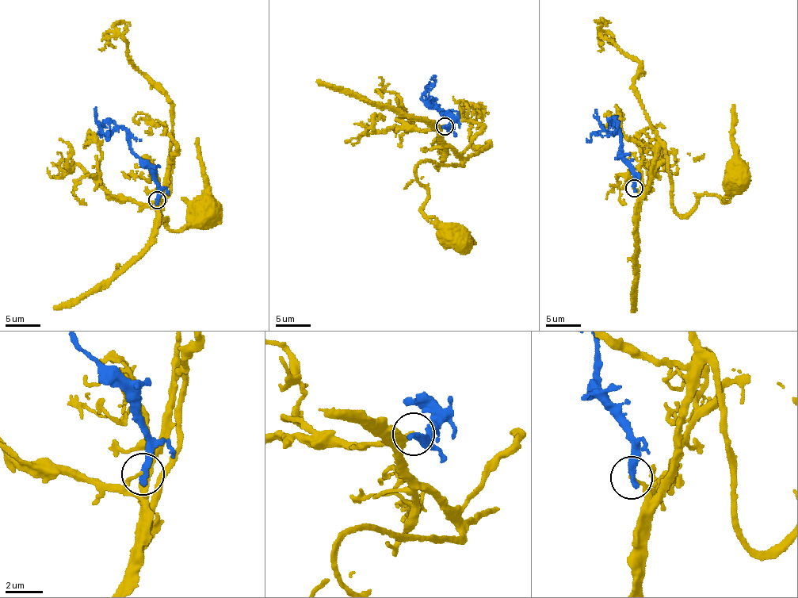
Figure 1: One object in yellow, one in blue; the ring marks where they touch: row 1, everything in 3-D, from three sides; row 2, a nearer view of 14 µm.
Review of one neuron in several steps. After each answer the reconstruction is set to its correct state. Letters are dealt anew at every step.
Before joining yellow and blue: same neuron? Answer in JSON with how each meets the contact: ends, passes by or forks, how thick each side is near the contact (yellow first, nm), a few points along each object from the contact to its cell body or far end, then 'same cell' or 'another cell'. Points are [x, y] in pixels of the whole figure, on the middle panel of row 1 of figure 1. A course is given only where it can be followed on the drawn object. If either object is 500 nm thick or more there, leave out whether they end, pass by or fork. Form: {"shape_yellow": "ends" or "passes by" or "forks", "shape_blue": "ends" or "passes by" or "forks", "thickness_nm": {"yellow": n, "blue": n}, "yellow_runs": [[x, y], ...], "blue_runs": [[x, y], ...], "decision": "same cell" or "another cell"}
{"shape_yellow": "ends", "shape_blue": "ends", "thickness_nm": {"yellow": 160, "blue": 400}, "yellow_runs": [[444, 124], [437, 130], [460, 164], [426, 160], [416, 174], [427, 195], [423, 215], [453, 238]], "blue_runs": [[444, 126], [451, 129], [454, 122], [440, 109], [436, 109], [426, 103], [422, 93], [432, 84]], "decision": "another cell"}

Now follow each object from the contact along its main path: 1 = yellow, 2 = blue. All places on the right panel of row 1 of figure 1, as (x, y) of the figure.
1: (632, 188), (643, 193), (661, 145), (673, 207), (680, 214), (689, 214), (704, 193), (725, 201), (738, 179)
2: (634, 188), (634, 169), (626, 159), (617, 124), (615, 132), (607, 132), (598, 121), (595, 109)

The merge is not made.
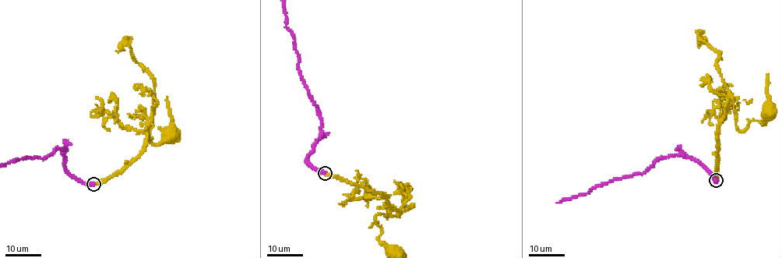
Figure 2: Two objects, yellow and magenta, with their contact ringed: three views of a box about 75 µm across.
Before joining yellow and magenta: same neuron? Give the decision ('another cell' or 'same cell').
same cell

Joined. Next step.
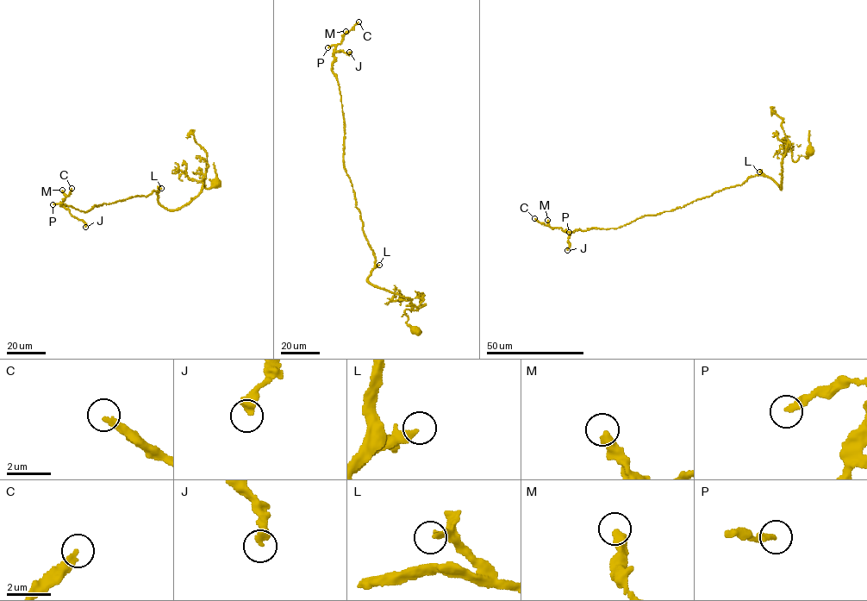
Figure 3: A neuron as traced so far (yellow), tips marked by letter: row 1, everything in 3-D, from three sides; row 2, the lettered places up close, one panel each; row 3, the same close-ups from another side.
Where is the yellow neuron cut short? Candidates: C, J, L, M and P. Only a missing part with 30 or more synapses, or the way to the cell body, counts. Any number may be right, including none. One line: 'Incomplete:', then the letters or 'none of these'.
Incomplete: C

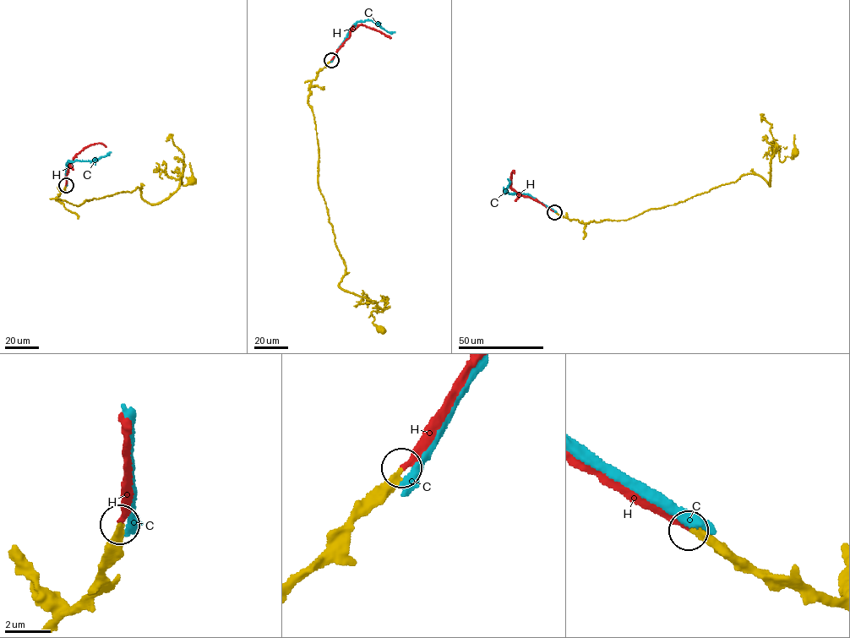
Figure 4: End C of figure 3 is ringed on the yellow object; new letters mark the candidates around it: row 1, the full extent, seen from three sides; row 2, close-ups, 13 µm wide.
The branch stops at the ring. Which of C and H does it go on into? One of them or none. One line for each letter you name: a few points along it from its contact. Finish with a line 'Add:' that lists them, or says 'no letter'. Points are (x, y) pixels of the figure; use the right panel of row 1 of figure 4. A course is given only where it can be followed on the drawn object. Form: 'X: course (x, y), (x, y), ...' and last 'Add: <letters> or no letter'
H: course (554, 212), (512, 188), (512, 170), (514, 173)
Add: H

